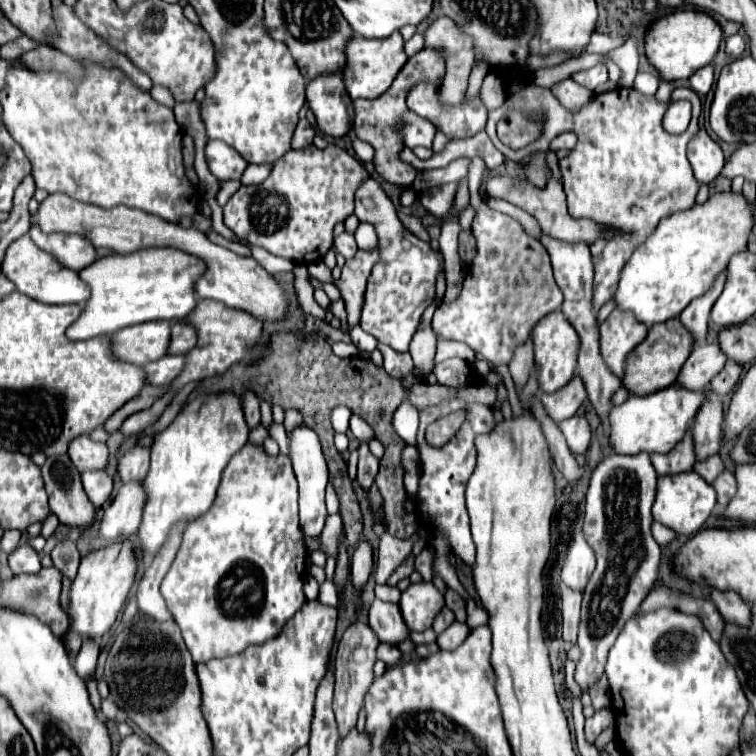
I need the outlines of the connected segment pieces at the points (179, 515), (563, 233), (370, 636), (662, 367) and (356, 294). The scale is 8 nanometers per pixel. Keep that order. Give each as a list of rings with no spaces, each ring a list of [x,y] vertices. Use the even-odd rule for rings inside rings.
[[[221,393],[221,395],[207,395],[207,397],[201,395],[195,401],[191,401],[183,411],[179,411],[175,421],[155,437],[151,445],[151,469],[143,481],[147,501],[143,507],[143,521],[137,531],[141,553],[155,557],[163,547],[163,543],[167,543],[175,523],[185,521],[189,525],[191,521],[195,521],[195,517],[209,511],[215,499],[215,491],[219,487],[221,473],[225,465],[231,461],[231,457],[245,447],[247,435],[249,435],[249,427],[243,417],[241,401],[231,393]]]
[[[547,173],[547,183],[545,187],[535,187],[529,183],[529,179],[525,175],[517,175],[517,177],[501,177],[501,175],[495,175],[493,179],[487,181],[485,185],[485,195],[487,197],[499,197],[499,199],[507,199],[509,203],[521,207],[523,211],[527,211],[529,215],[533,215],[541,229],[555,237],[555,239],[563,239],[567,243],[579,243],[579,241],[585,241],[587,245],[591,245],[595,239],[599,239],[599,235],[603,233],[603,229],[599,225],[595,225],[593,221],[589,219],[571,219],[571,215],[567,213],[567,205],[565,205],[565,191],[563,191],[563,185],[551,175]]]
[[[353,623],[339,647],[337,647],[337,655],[335,655],[335,699],[333,699],[333,711],[335,711],[335,719],[337,719],[337,729],[339,729],[339,737],[347,737],[347,733],[357,725],[357,717],[359,711],[363,707],[363,697],[367,693],[367,687],[371,687],[373,683],[373,663],[375,659],[375,649],[379,645],[377,635],[371,631],[371,627],[367,623]]]
[[[675,317],[669,319],[665,323],[653,325],[649,329],[649,335],[645,337],[643,343],[639,343],[625,365],[625,377],[623,377],[623,385],[637,395],[647,395],[651,391],[659,391],[663,387],[669,387],[671,383],[677,381],[677,375],[683,367],[683,363],[687,361],[687,357],[691,355],[695,347],[695,339],[691,339],[691,333],[683,327],[683,323]]]
[[[379,247],[373,251],[359,249],[353,259],[347,259],[341,279],[335,281],[335,285],[341,291],[343,301],[347,305],[349,329],[359,323],[359,313],[363,307],[363,293],[367,287],[367,279],[369,279],[369,273],[377,261],[379,261]]]

